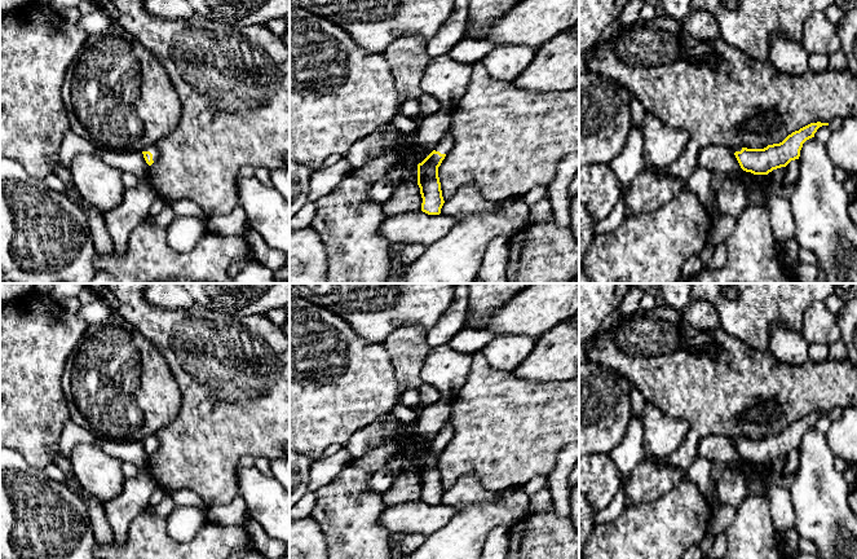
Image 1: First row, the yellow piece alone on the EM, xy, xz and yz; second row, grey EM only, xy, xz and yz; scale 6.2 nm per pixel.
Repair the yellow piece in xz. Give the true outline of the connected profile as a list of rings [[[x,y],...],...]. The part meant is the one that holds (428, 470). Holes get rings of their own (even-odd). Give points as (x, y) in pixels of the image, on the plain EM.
[[[450,419],[437,433],[434,440],[418,454],[418,475],[423,488],[421,501],[428,505],[439,505],[445,493],[438,467],[438,457],[452,436]]]

